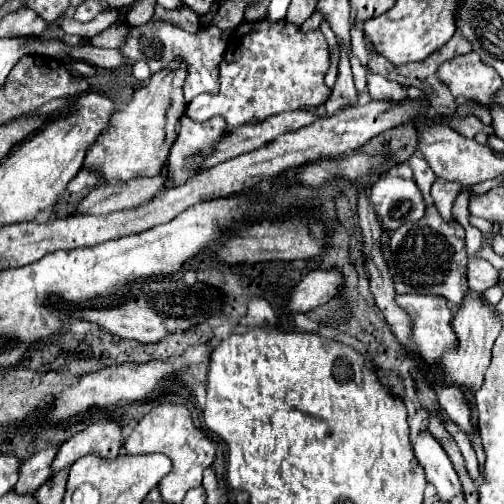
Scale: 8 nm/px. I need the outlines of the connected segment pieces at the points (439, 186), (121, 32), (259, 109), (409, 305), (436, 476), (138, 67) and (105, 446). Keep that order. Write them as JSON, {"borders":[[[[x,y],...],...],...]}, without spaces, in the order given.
{"borders":[[[[437,178],[433,188],[431,188],[433,202],[435,202],[439,214],[443,216],[443,220],[447,220],[447,222],[455,222],[453,216],[451,216],[451,210],[453,210],[453,202],[455,202],[459,192],[461,192],[459,184],[447,182],[447,180],[441,180],[441,178]]],[[[111,24],[107,30],[103,30],[101,34],[97,34],[91,44],[99,46],[99,48],[123,48],[129,36],[129,28],[125,24]]],[[[243,22],[235,28],[235,34],[229,38],[227,52],[223,56],[221,70],[221,90],[217,96],[201,94],[187,104],[185,116],[195,122],[205,122],[213,116],[223,116],[231,130],[259,122],[269,116],[313,108],[325,104],[329,88],[323,82],[323,76],[329,68],[329,48],[321,30],[303,34],[297,26],[281,22]]],[[[397,296],[395,302],[403,308],[411,320],[411,342],[421,354],[423,362],[439,360],[443,348],[455,344],[455,332],[451,332],[453,314],[447,306],[447,300],[439,296]]],[[[421,432],[413,440],[413,450],[421,468],[425,470],[427,482],[437,488],[437,498],[441,502],[451,502],[455,496],[463,494],[459,476],[453,470],[449,456],[439,446],[439,442],[429,436],[429,432]]],[[[139,60],[139,62],[135,62],[133,66],[131,66],[131,76],[135,78],[135,80],[147,80],[151,74],[149,74],[149,66],[143,62],[143,60]]],[[[105,422],[105,424],[91,424],[87,426],[83,432],[75,434],[71,440],[67,440],[65,444],[61,444],[53,464],[51,464],[51,472],[57,474],[65,468],[69,468],[71,464],[75,464],[79,458],[95,454],[99,458],[117,458],[123,446],[123,434],[121,434],[121,426],[113,424],[113,422]]]]}

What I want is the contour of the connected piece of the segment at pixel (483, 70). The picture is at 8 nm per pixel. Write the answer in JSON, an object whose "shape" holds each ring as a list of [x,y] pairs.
{"shape":[[[469,52],[467,56],[457,56],[439,68],[439,80],[445,82],[453,96],[473,98],[483,104],[483,94],[495,94],[503,82],[501,76],[487,64]]]}

